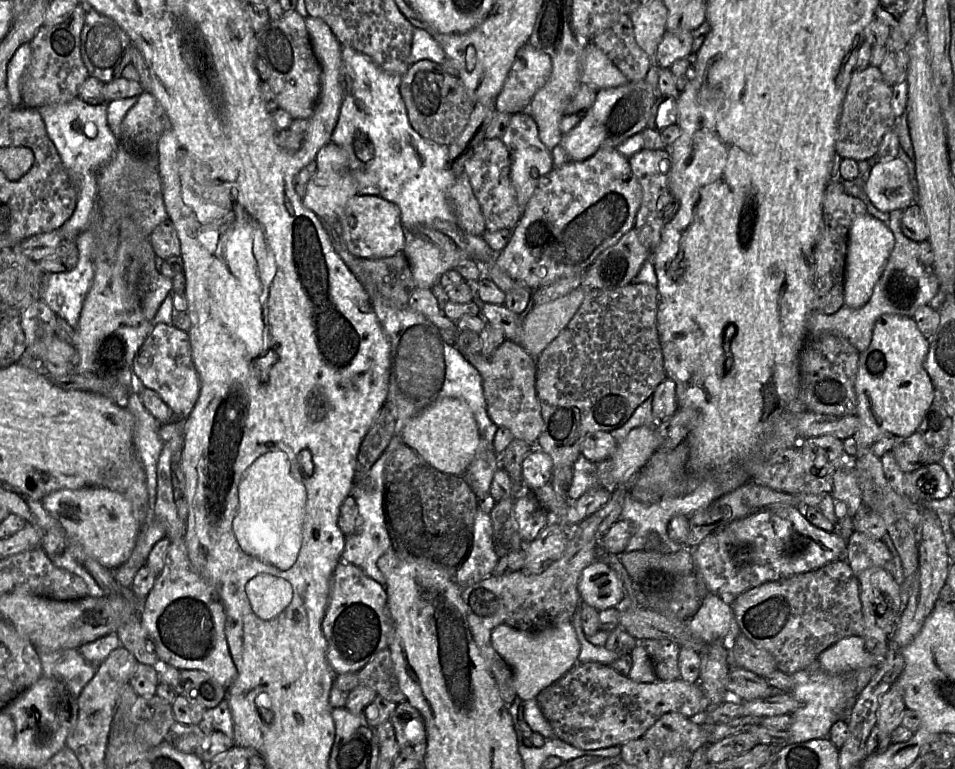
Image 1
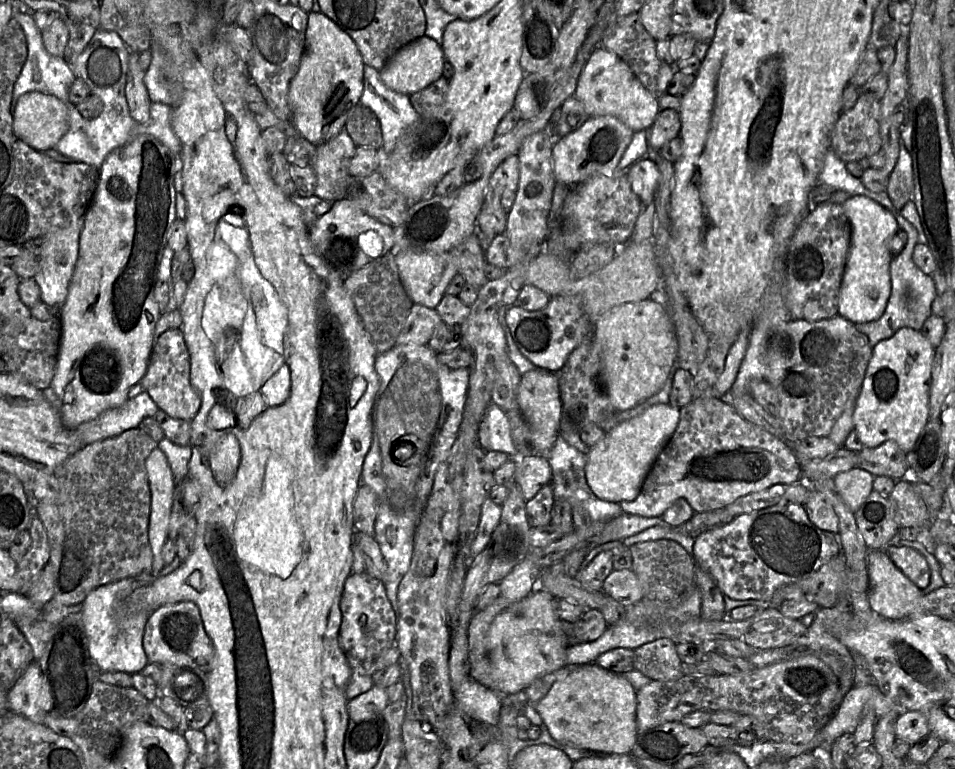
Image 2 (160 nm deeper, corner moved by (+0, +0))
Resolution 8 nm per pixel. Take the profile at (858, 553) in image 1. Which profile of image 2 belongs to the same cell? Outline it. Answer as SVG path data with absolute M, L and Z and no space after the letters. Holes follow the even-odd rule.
M887 545L884 550L894 564L919 588L929 585L931 570L924 556L907 546Z

